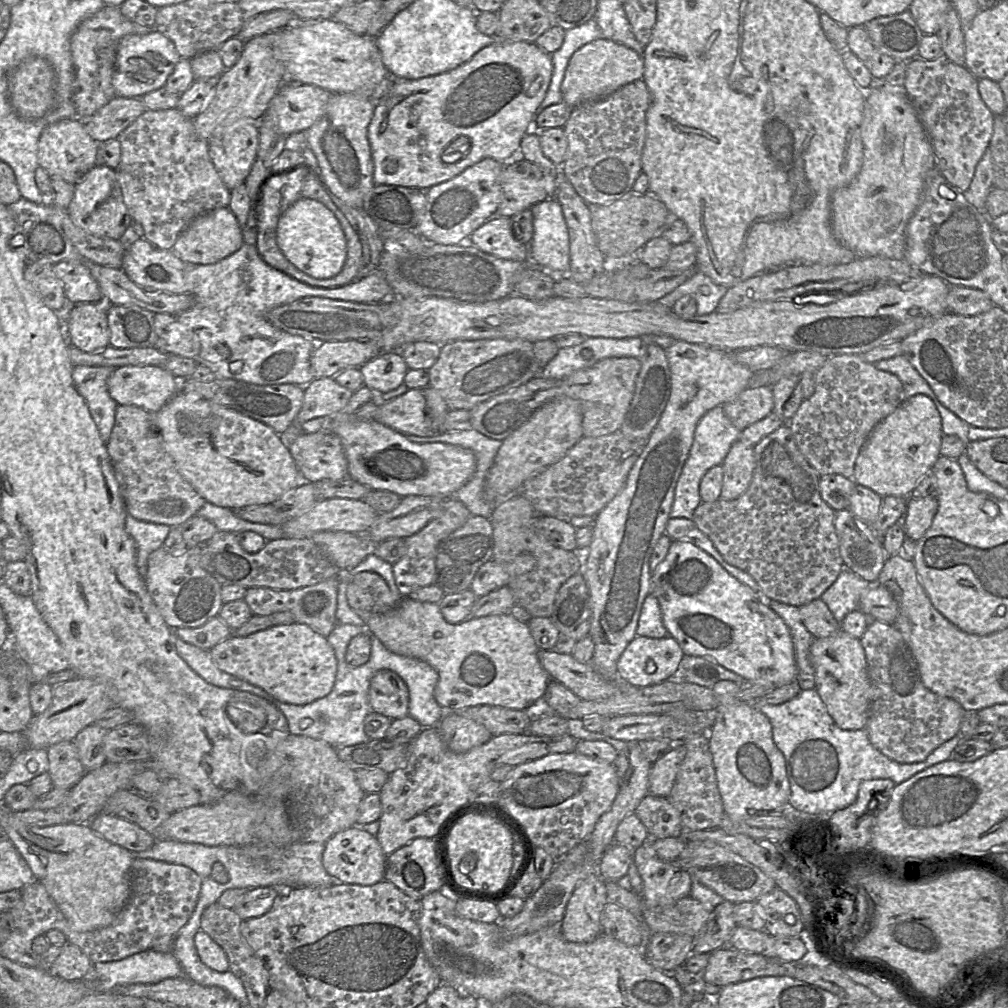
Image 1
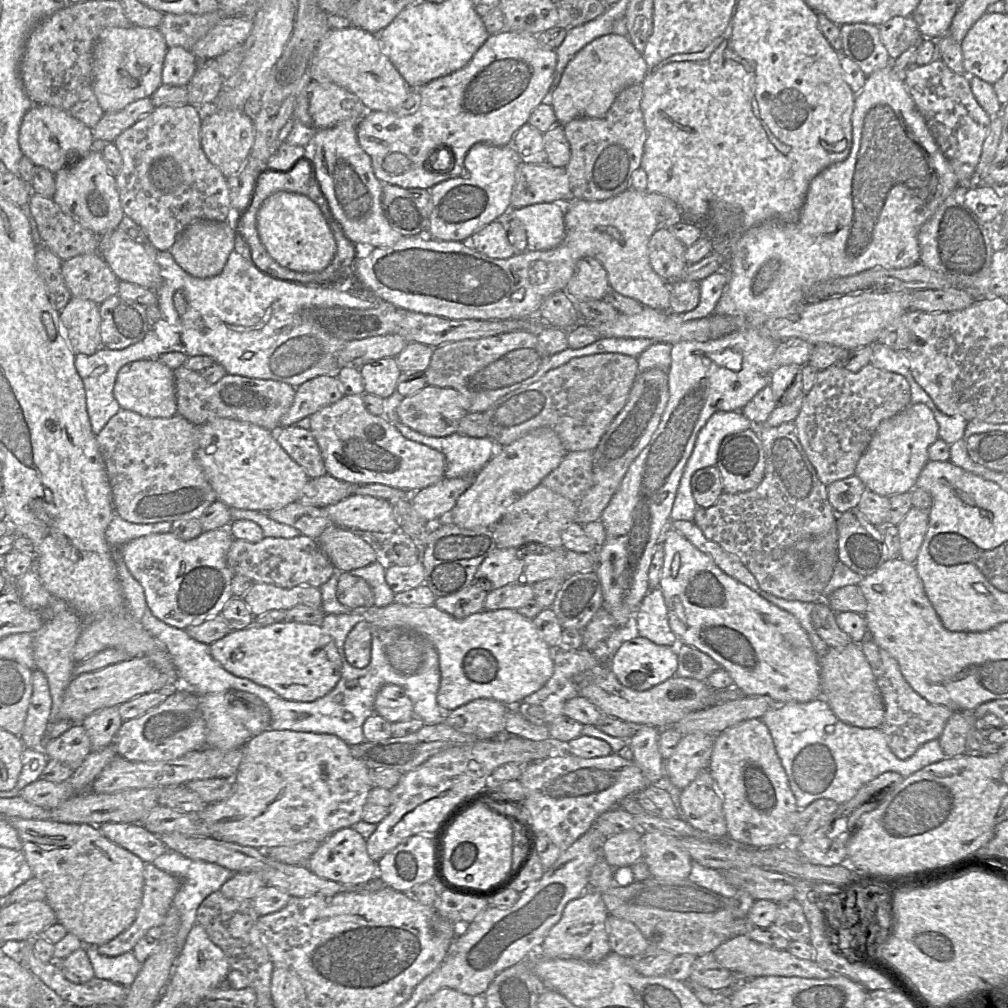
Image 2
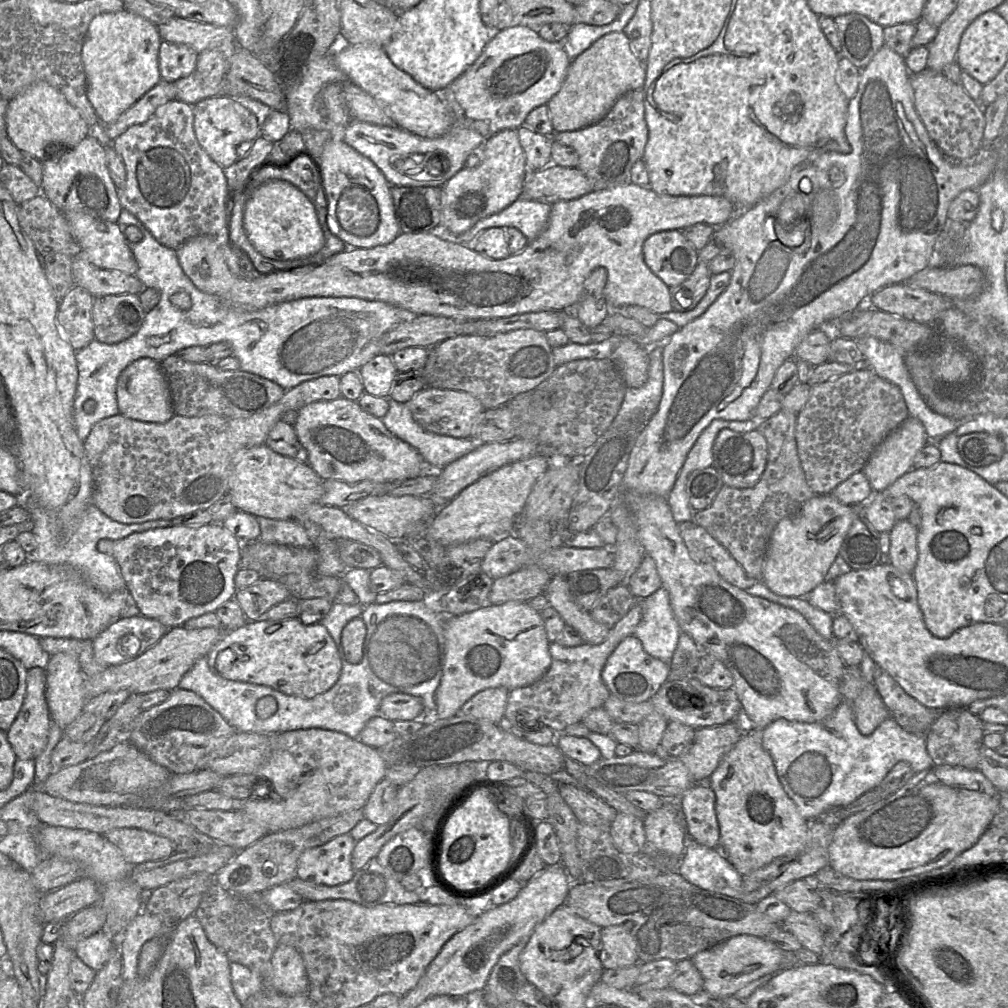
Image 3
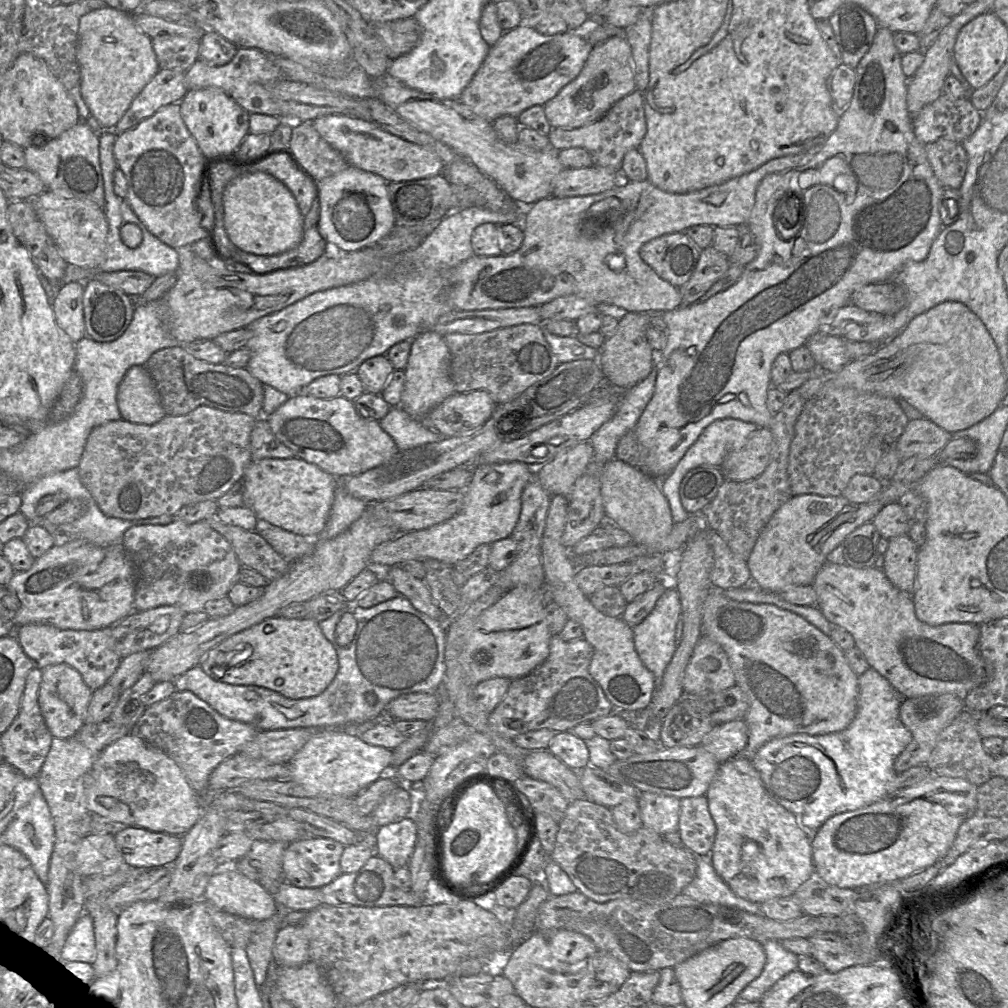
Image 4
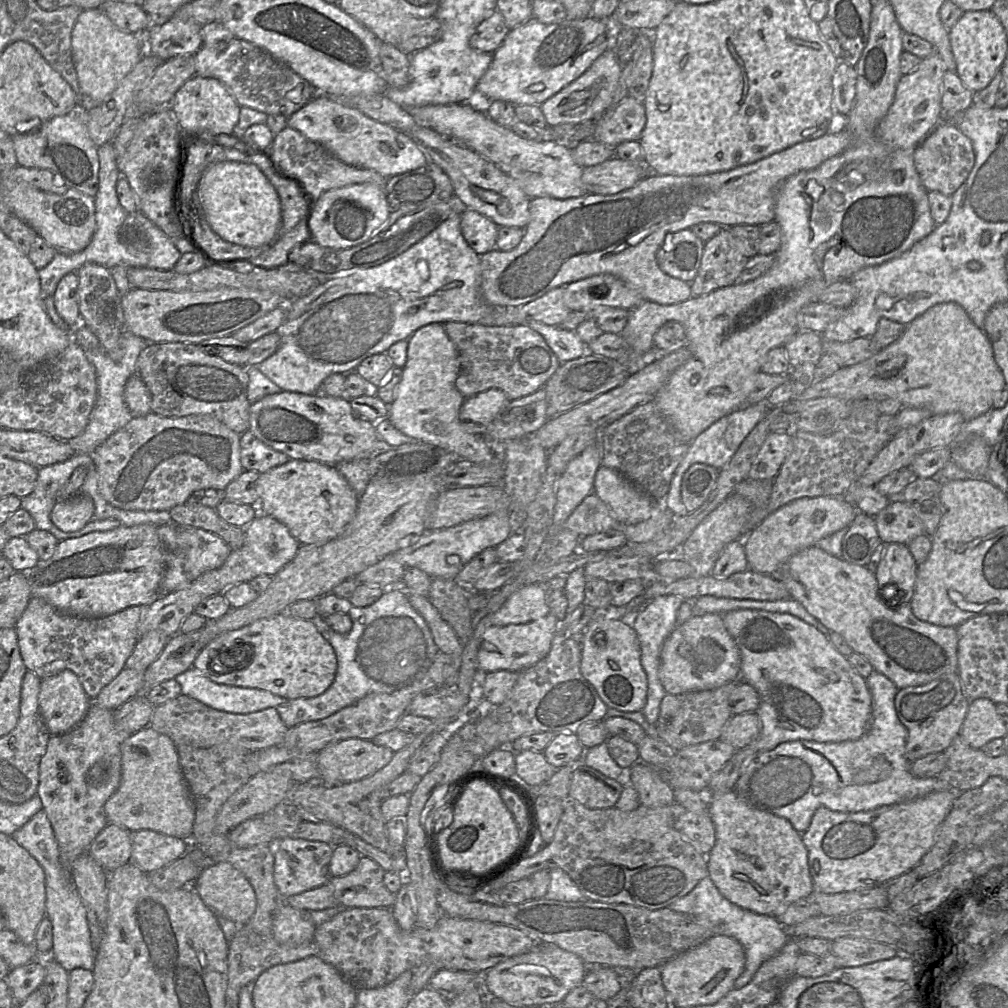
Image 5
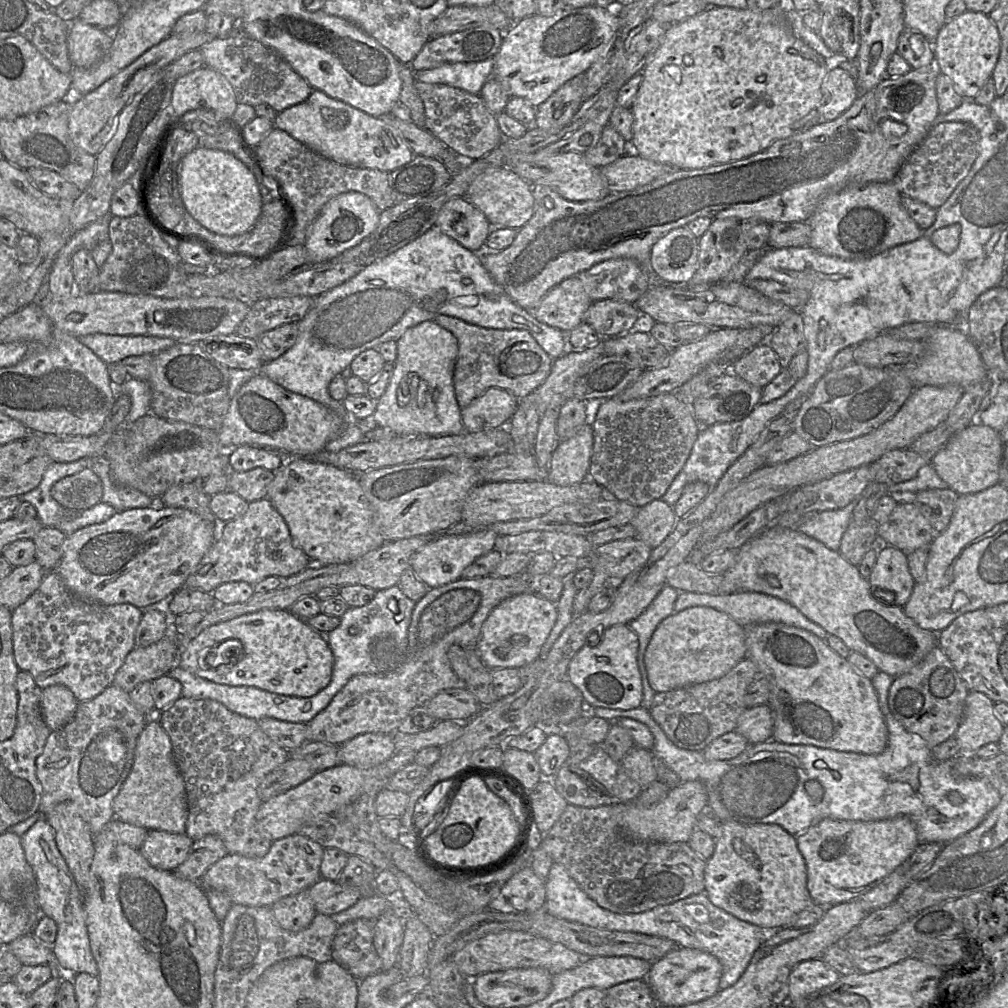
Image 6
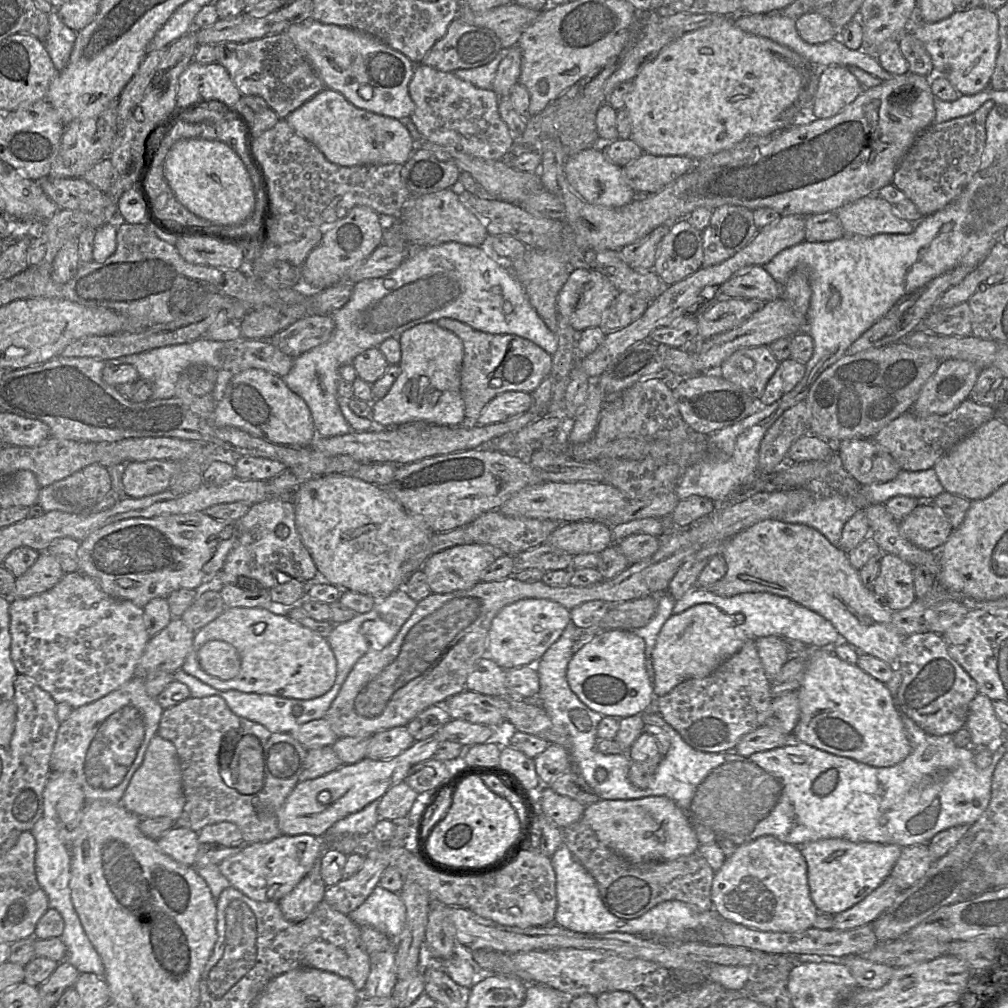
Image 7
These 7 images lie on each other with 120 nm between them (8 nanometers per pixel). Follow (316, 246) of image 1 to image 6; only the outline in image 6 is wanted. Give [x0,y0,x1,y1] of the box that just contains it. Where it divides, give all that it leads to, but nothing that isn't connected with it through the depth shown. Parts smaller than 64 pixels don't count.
[177,146,262,236]

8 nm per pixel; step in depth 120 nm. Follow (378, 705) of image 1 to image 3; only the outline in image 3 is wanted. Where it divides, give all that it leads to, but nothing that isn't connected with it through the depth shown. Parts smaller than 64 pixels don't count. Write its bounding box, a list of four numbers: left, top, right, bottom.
[379,693,424,721]

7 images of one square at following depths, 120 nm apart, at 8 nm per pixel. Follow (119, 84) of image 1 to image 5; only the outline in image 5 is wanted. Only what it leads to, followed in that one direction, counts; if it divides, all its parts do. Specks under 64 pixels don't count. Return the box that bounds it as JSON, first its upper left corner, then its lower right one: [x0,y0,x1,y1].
[71,8,146,103]

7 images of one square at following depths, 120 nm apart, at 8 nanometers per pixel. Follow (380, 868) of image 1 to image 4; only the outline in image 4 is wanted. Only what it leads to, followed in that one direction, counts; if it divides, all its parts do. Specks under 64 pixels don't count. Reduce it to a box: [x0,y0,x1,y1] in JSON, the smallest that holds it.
[283,837,345,888]

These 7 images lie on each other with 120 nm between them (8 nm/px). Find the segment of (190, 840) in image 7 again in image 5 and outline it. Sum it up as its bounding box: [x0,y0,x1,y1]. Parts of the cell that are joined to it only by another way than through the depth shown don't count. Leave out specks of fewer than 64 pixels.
[130,830,191,873]

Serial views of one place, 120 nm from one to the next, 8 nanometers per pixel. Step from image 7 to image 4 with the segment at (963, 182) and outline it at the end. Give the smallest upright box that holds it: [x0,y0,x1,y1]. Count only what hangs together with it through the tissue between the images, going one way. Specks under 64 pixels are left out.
[925,139,967,189]

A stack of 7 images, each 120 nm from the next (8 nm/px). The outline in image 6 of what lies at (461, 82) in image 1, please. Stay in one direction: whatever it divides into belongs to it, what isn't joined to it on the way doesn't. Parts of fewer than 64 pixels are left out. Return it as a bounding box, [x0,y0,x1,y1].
[274,3,617,172]

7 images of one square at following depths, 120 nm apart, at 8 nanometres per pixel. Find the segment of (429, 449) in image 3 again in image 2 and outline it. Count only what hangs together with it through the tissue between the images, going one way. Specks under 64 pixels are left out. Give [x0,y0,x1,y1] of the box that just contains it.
[382,391,503,478]

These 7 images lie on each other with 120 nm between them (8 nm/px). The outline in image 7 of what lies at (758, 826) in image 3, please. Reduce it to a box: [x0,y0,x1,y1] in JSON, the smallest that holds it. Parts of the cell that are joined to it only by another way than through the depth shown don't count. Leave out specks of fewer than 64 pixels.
[711,835,818,932]

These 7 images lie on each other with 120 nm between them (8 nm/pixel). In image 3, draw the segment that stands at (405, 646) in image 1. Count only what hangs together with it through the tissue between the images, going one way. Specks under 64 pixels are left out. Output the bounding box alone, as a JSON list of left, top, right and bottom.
[414,601,552,725]

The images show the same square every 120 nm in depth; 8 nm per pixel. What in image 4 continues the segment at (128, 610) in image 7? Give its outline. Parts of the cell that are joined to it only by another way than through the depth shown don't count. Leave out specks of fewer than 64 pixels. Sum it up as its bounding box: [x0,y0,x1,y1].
[14,624,122,691]

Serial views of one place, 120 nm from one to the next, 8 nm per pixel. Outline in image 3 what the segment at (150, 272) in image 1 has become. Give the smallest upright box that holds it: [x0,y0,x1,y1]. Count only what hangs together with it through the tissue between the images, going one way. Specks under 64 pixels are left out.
[62,212,138,275]

